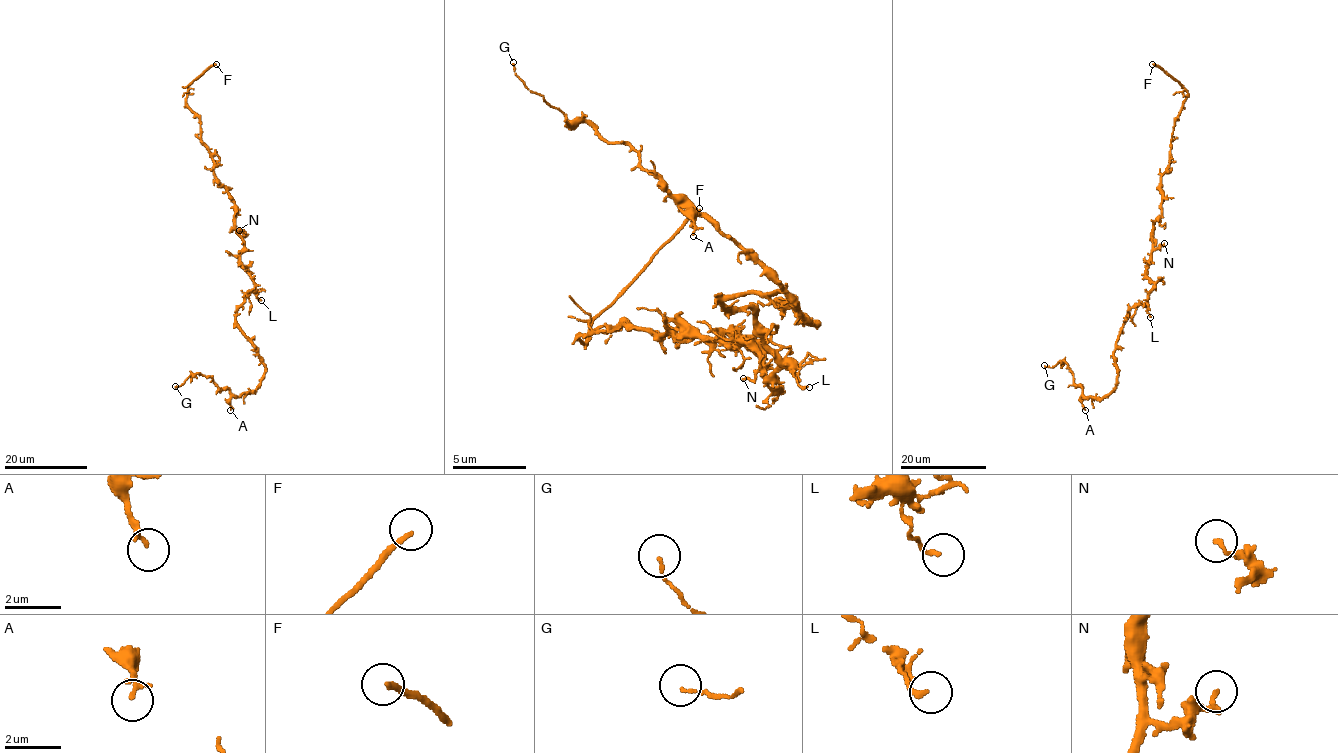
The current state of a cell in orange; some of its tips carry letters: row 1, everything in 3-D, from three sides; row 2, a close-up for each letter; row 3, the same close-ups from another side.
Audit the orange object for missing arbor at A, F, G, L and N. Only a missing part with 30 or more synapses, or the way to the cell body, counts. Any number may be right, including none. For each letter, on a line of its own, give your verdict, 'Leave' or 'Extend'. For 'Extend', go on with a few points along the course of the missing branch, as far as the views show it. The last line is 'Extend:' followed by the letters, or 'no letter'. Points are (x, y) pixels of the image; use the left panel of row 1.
A: Leave
F: Extend. Course of what is missing: (216, 64), (223, 64), (219, 67), (209, 60), (195, 40)
G: Leave
L: Leave
N: Leave
Extend: F

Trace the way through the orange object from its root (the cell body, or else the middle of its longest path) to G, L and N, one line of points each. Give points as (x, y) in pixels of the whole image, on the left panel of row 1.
G: (248, 272), (254, 288), (236, 320), (265, 368), (264, 376), (254, 390), (238, 396), (198, 373), (175, 386)
L: (248, 272), (255, 295), (261, 300)
N: (248, 272), (240, 262), (245, 236), (239, 230)

